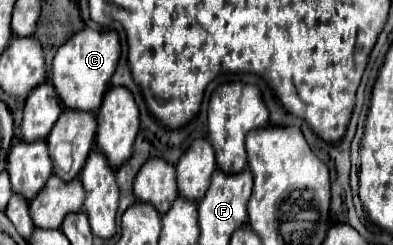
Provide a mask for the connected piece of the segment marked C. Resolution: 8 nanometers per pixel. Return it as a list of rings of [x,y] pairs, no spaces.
[[[83,28],[63,46],[59,46],[53,58],[51,84],[55,86],[61,104],[69,110],[97,112],[103,102],[103,94],[111,84],[111,76],[117,68],[119,56],[121,56],[121,44],[115,30],[97,32],[91,28]]]

